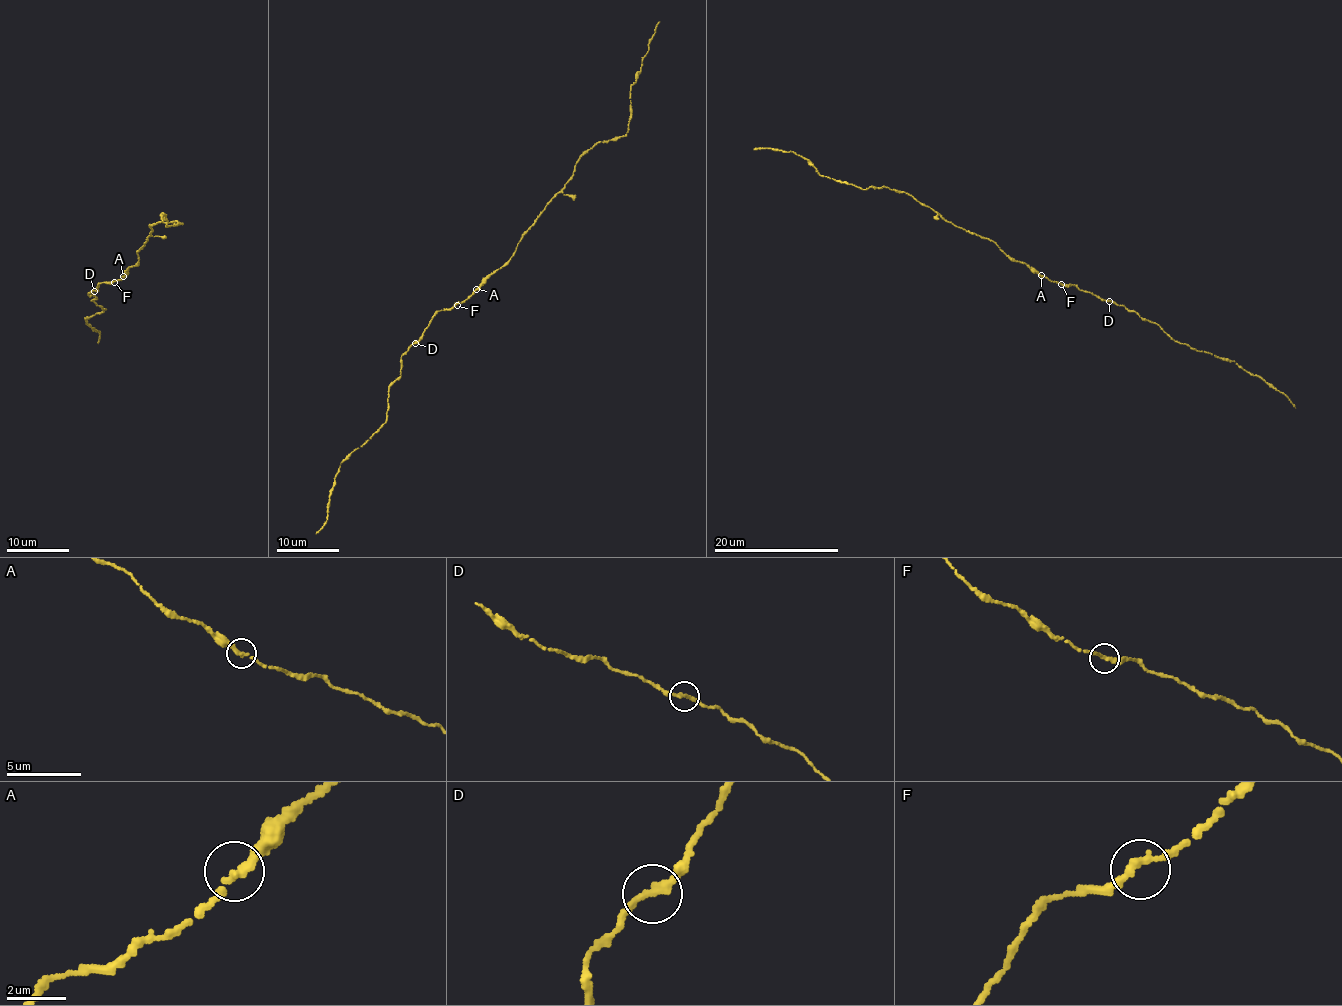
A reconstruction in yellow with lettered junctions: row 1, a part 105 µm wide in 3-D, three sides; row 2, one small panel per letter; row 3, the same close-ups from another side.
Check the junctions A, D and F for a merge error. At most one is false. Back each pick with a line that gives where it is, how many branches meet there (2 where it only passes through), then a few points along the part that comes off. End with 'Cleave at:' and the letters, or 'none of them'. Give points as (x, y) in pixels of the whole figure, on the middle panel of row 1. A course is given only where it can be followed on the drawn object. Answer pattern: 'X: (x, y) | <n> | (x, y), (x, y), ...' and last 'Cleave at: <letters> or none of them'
Cleave at: none of them

